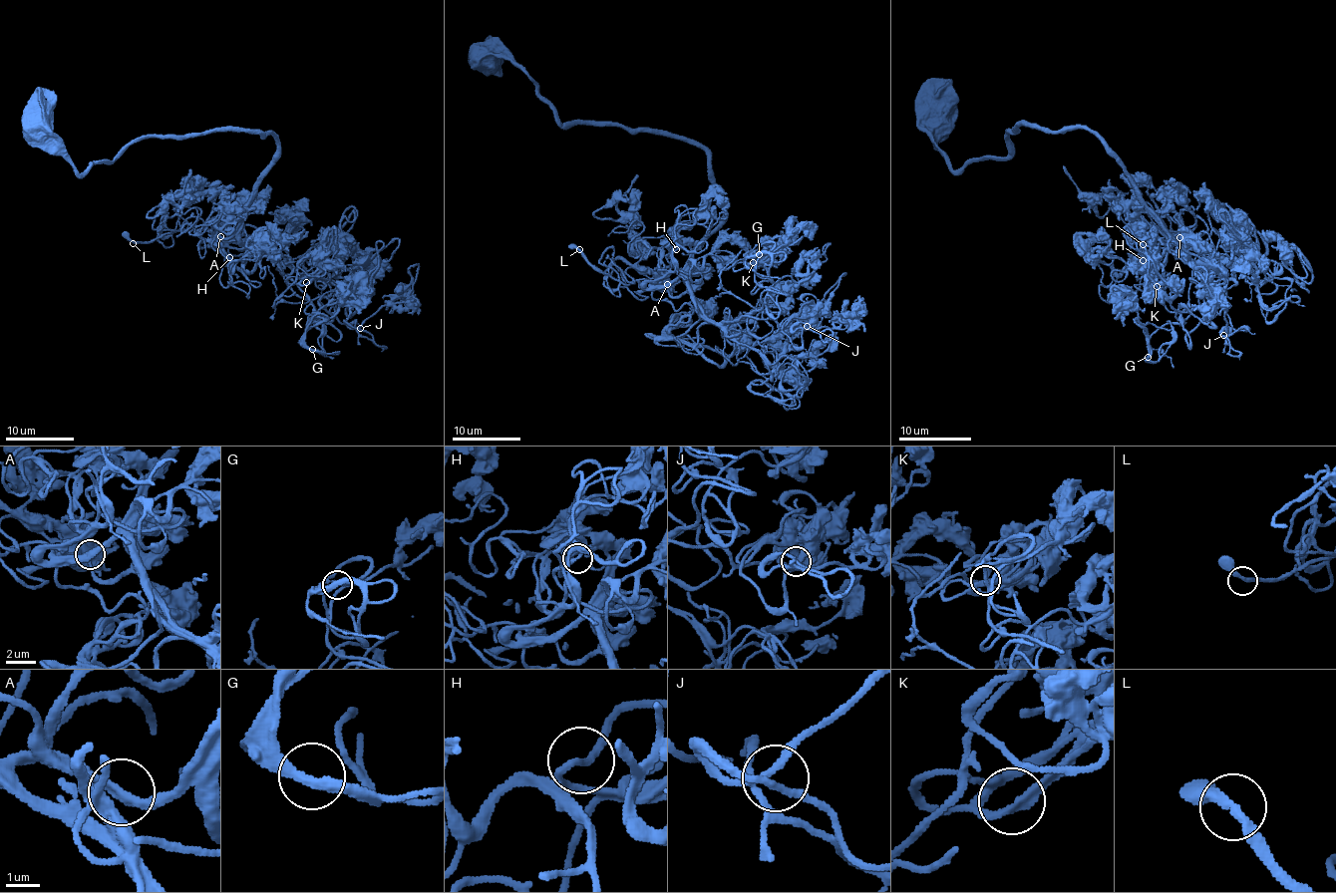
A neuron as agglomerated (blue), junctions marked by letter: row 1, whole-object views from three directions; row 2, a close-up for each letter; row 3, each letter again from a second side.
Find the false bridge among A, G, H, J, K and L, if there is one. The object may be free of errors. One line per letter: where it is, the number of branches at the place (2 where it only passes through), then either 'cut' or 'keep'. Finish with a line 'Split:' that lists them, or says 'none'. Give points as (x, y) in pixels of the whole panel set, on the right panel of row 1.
A: (1179, 237) | 2 | keep
G: (1148, 357) | 2 | keep
H: (1143, 260) | 2 | keep
J: (1223, 335) | 2 | keep
K: (1157, 286) | 2 | keep
L: (1143, 244) | 2 | keep
Split: none

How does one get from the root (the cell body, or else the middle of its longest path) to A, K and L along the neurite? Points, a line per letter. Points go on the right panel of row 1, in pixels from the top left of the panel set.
A: (938, 120), (934, 147), (954, 169), (1003, 159), (1008, 134), (1019, 125), (1086, 129), (1159, 226), (1180, 237)
K: (938, 120), (954, 169), (1019, 125), (1090, 131), (1220, 258), (1203, 307), (1157, 287)
L: (938, 120), (954, 169), (1003, 159), (1019, 125), (1090, 131), (1169, 237), (1178, 220), (1143, 244)

